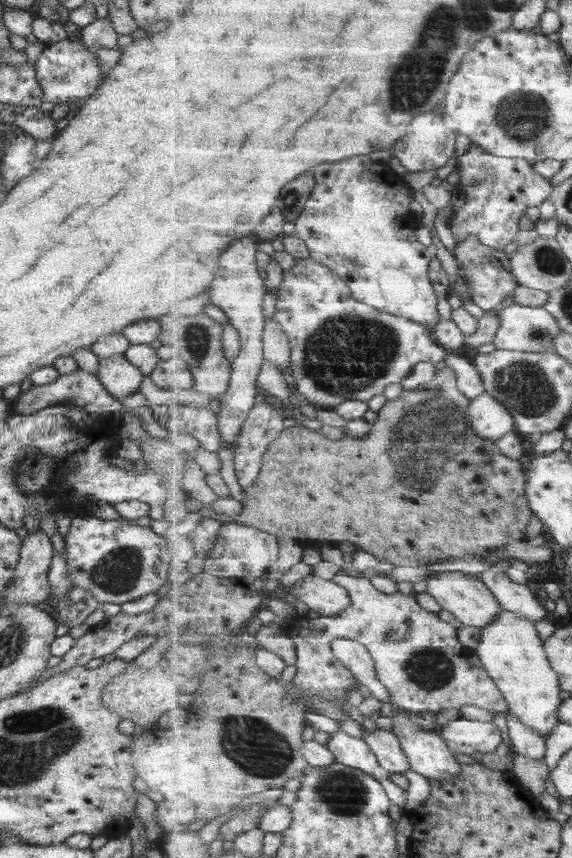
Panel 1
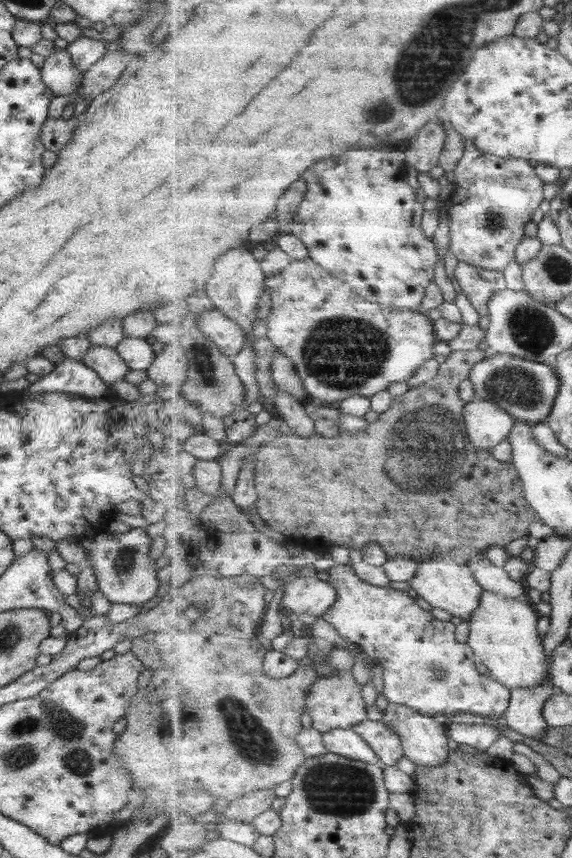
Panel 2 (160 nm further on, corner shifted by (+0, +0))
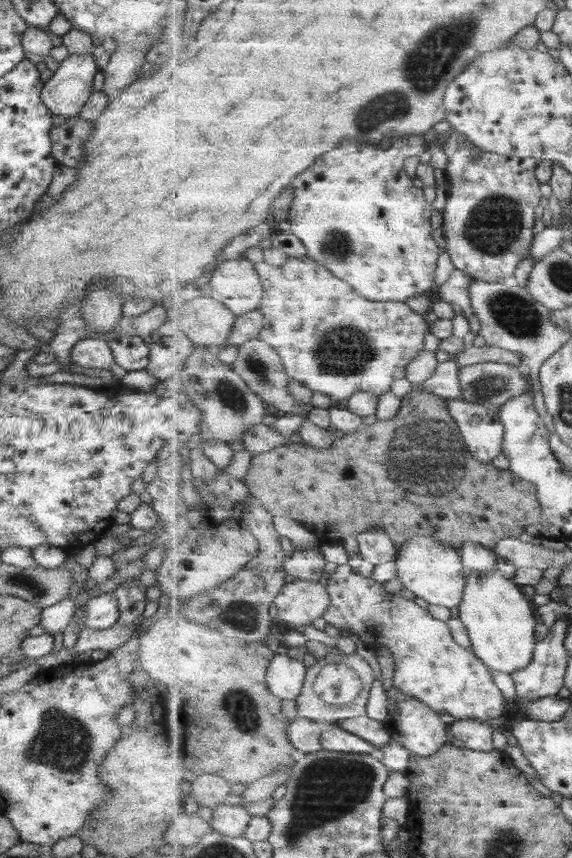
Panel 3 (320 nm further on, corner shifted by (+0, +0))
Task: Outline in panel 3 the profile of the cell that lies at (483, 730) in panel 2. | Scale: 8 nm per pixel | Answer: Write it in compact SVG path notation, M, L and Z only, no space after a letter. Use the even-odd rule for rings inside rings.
M349 563L338 565L336 571L327 576L327 582L332 605L322 618L339 630L350 630L371 648L378 648L379 644L384 648L384 645L394 659L393 686L428 704L439 714L447 713L455 717L457 720L450 724L450 732L453 737L460 739L465 747L481 752L495 751L493 729L476 720L495 720L509 716L510 706L505 703L501 690L493 682L490 668L472 649L465 648L453 638L448 621L433 618L429 610L403 598L399 593L387 592L383 584L373 580L372 576L357 574Z

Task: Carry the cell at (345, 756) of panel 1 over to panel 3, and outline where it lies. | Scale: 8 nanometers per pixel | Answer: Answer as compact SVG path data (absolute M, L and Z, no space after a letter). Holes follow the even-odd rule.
M338 725L327 727L323 731L321 744L323 749L330 751L372 754L380 760L383 756L382 748Z

